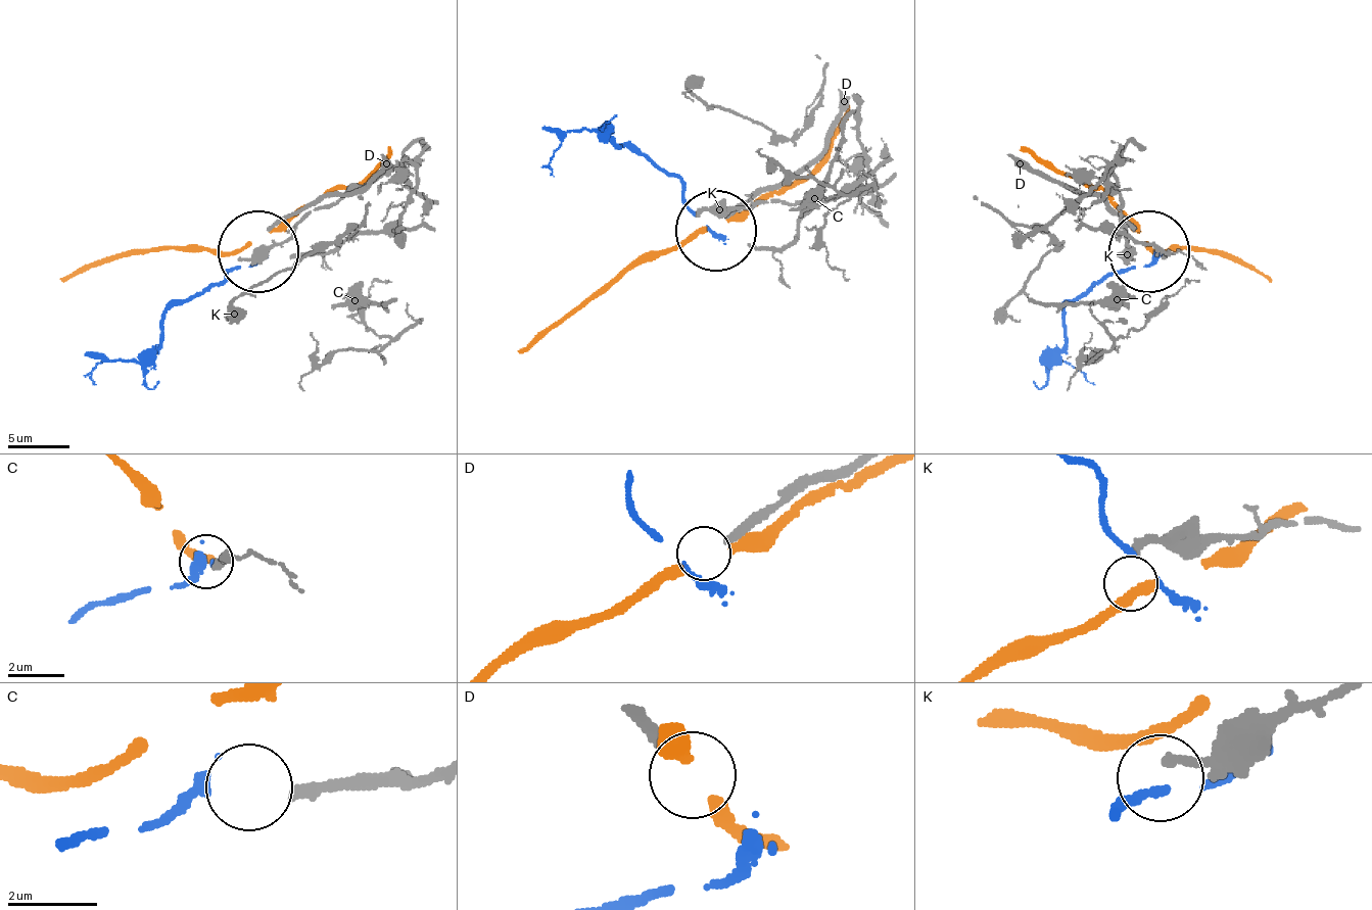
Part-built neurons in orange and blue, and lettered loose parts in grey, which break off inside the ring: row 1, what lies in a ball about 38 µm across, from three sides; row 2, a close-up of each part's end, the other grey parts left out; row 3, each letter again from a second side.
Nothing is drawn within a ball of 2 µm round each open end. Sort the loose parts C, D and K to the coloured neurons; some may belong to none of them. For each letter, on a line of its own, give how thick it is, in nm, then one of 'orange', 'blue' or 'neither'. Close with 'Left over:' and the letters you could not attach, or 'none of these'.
C: calibre 240 nm; blue
D: calibre 280 nm; neither
K: calibre 240 nm; neither
Left over: D, K

